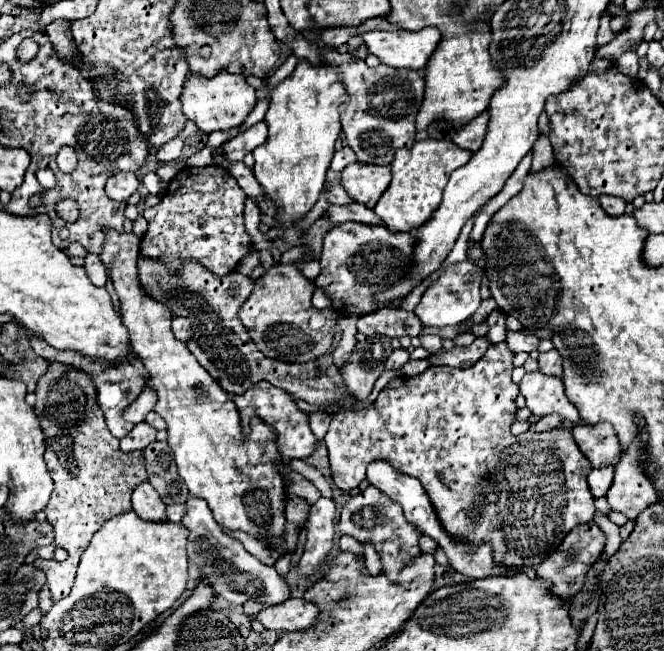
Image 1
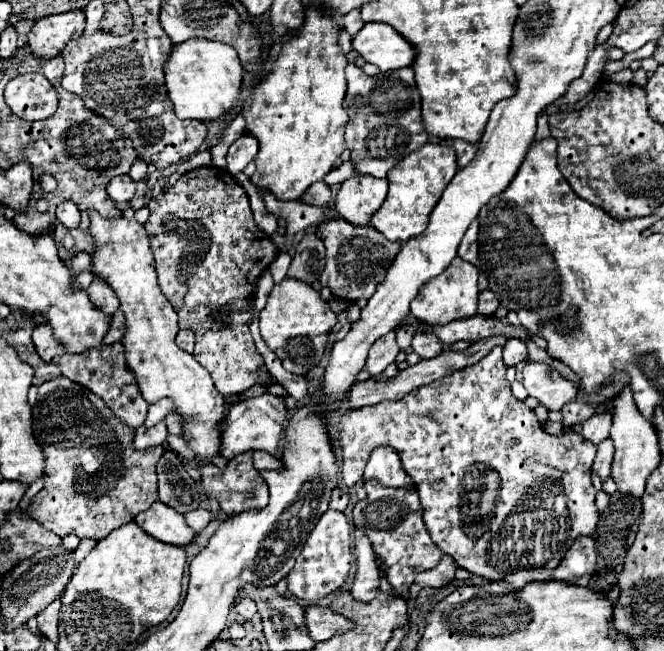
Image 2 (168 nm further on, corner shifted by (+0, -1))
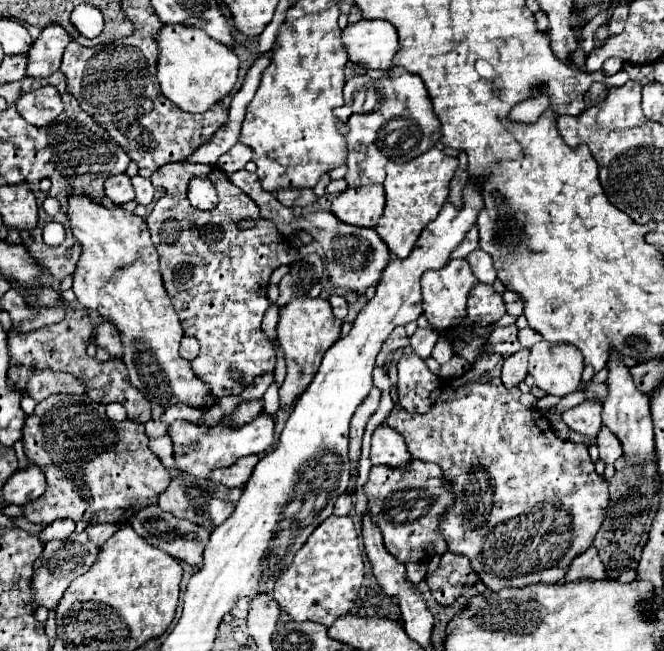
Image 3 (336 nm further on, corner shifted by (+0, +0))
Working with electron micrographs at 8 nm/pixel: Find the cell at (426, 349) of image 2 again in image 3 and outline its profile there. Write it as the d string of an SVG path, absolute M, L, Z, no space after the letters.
M418 328L410 336L410 346L420 358L428 358L432 354L432 348L436 342L438 342L438 334L434 328Z

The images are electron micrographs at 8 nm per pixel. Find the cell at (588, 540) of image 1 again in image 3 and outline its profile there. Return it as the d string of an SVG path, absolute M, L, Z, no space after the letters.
M590 546L584 554L578 554L578 558L574 558L574 562L570 564L570 570L566 572L566 582L574 582L574 580L602 580L606 578L606 568L598 558L598 550L594 546Z

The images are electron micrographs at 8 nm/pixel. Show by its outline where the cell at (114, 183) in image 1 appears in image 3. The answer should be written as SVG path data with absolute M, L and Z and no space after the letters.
M116 174L110 176L106 180L106 196L114 202L114 204L124 204L134 200L134 188L130 184L130 176L128 174Z

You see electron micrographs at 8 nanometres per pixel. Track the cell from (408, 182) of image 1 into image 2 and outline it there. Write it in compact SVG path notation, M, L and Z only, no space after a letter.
M426 143L422 149L410 153L396 167L388 171L388 197L382 207L374 213L370 225L380 231L388 241L406 243L414 235L422 233L428 227L432 209L436 207L442 191L456 175L456 153L452 147Z

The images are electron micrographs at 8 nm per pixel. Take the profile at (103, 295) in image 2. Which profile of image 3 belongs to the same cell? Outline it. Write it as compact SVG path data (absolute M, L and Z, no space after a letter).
M102 318L102 322L96 326L96 334L94 340L98 346L106 348L110 352L110 356L120 358L122 356L122 346L120 346L120 338L118 338L118 330L112 322L106 322L106 318Z

